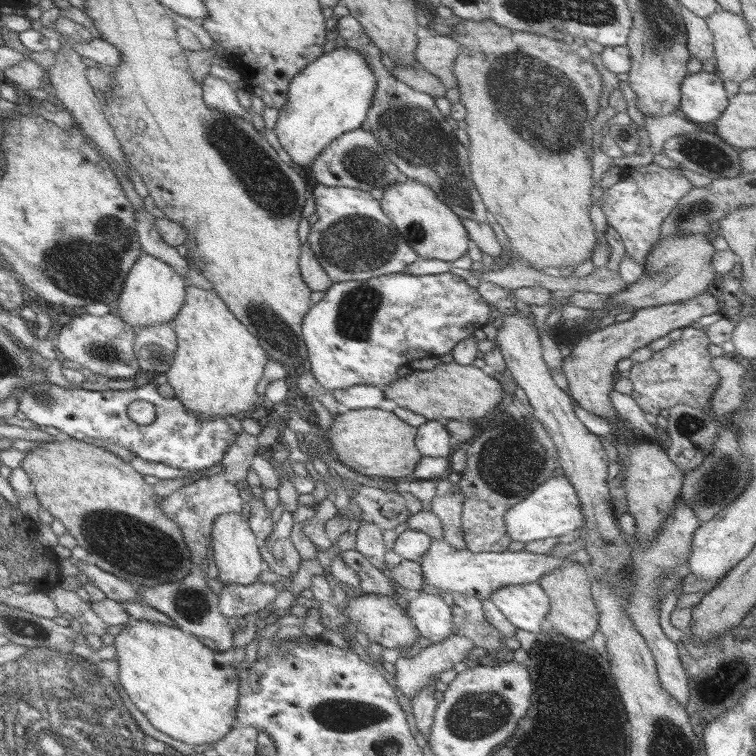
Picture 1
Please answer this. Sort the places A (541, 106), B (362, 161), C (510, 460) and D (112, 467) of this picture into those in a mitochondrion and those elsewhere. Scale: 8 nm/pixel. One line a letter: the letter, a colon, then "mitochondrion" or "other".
A: mitochondrion
B: mitochondrion
C: mitochondrion
D: other

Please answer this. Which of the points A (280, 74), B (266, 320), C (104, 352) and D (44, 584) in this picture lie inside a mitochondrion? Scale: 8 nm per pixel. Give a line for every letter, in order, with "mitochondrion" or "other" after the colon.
A: other
B: mitochondrion
C: mitochondrion
D: other

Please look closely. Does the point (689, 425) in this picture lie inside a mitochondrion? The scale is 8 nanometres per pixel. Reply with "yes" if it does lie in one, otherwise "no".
yes

